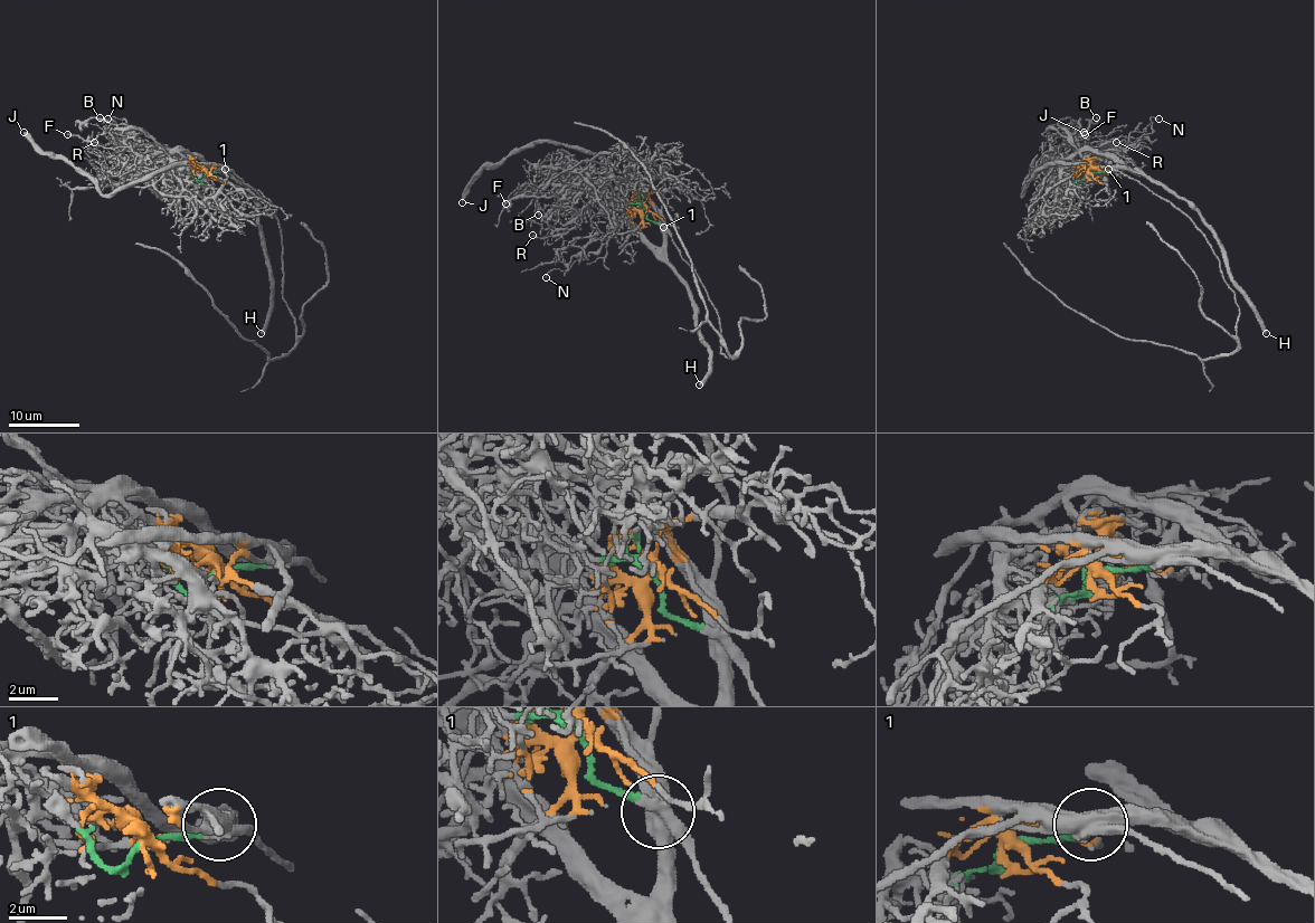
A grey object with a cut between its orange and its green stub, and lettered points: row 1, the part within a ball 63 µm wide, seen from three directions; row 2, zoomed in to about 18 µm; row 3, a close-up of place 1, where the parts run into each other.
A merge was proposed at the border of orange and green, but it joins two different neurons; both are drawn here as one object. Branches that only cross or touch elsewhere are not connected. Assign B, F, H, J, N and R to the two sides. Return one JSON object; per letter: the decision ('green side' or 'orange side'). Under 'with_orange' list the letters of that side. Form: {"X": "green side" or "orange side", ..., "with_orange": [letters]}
{"B": "orange side", "F": "orange side", "H": "orange side", "J": "orange side", "N": "orange side", "R": "orange side", "with_orange": ["B", "F", "H", "J", "N", "R"]}

